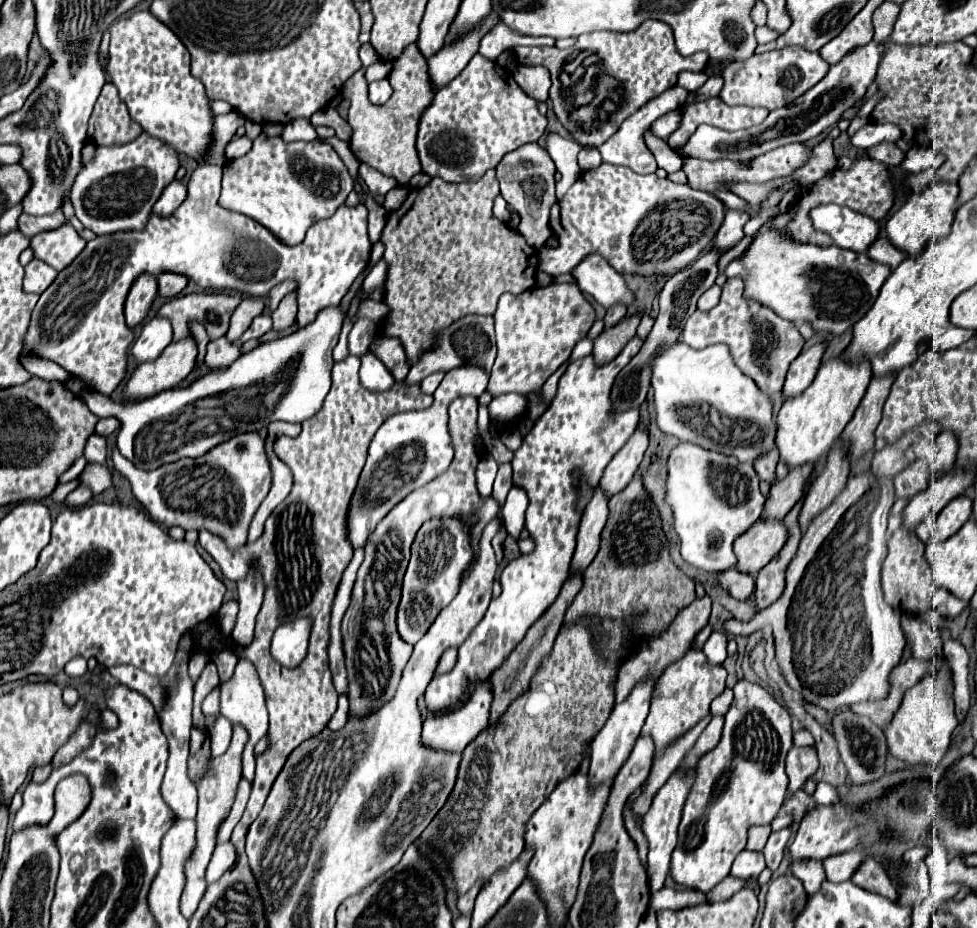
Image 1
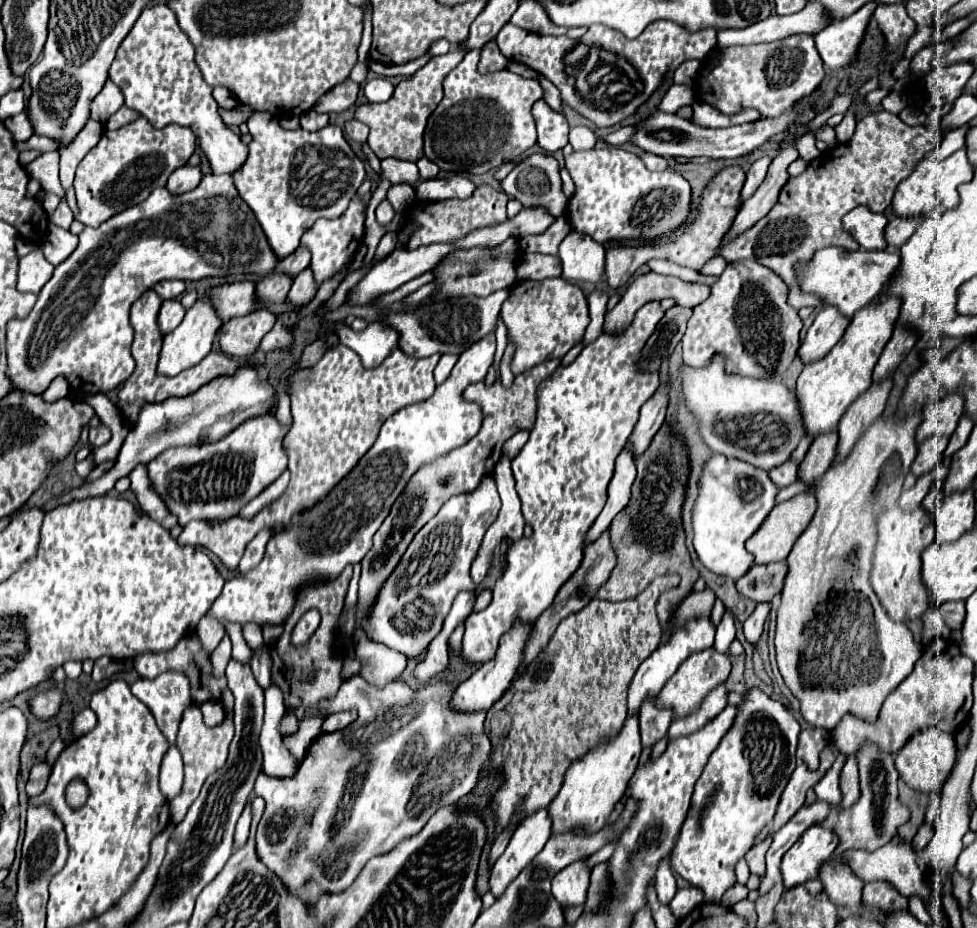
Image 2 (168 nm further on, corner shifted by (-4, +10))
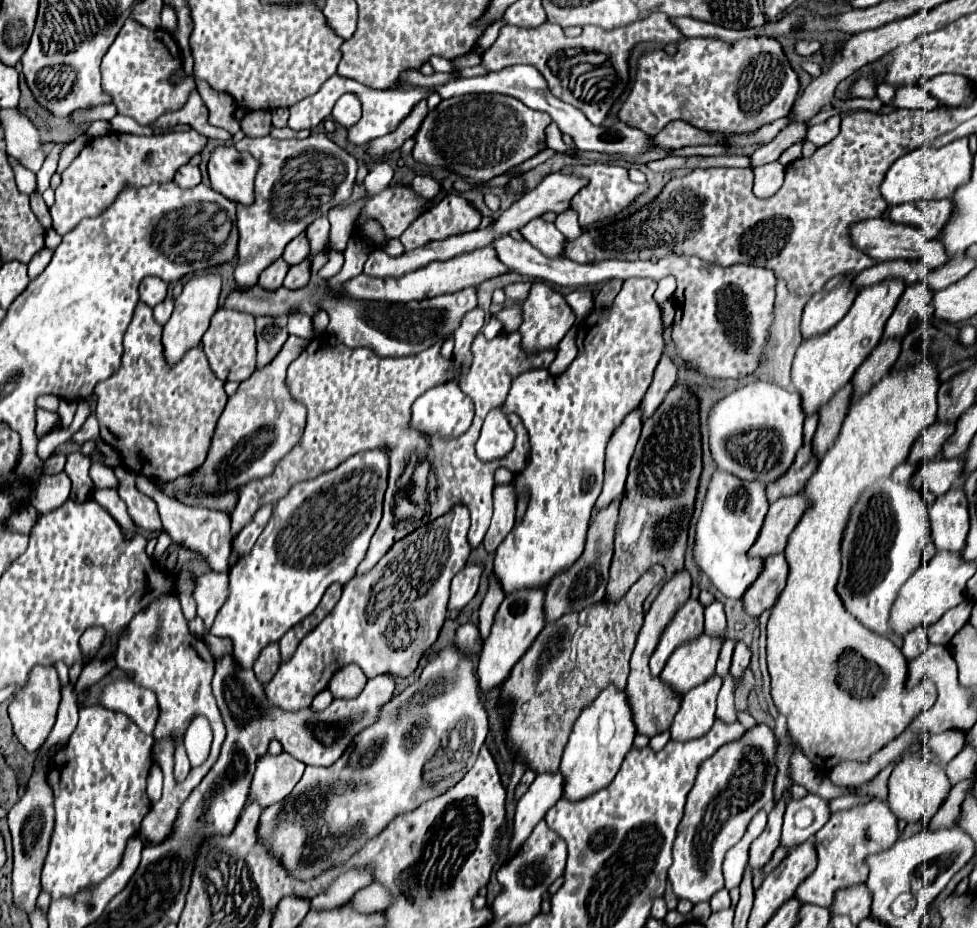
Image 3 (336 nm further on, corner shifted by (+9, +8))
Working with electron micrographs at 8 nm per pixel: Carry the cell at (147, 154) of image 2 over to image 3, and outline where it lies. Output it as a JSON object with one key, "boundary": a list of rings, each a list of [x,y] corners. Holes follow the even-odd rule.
{"boundary":[[[196,130],[188,132],[160,132],[152,136],[110,132],[90,140],[78,158],[62,172],[62,182],[56,188],[56,202],[50,208],[54,230],[58,234],[70,232],[84,218],[94,218],[104,212],[124,188],[142,188],[148,184],[166,184],[174,178],[176,170],[198,154],[206,144],[206,138]]]}

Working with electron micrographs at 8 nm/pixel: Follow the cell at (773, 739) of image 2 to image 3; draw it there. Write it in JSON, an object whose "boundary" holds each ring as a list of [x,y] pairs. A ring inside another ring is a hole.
{"boundary":[[[756,724],[754,728],[744,732],[742,740],[724,744],[722,748],[718,748],[718,752],[714,752],[714,756],[710,756],[708,760],[702,762],[696,782],[694,782],[694,788],[690,790],[688,800],[686,800],[684,816],[682,816],[678,836],[676,836],[674,848],[672,848],[674,862],[668,870],[668,880],[672,882],[672,890],[678,898],[686,898],[692,904],[698,904],[698,902],[710,900],[712,894],[716,894],[718,890],[724,888],[724,876],[722,876],[724,854],[742,838],[750,820],[762,808],[770,806],[774,800],[774,772],[776,772],[774,752],[776,752],[776,746],[778,746],[776,732],[768,724]]]}

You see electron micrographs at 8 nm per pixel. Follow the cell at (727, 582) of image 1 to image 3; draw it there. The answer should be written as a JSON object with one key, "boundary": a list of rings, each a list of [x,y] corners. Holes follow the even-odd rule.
{"boundary":[[[784,554],[764,558],[758,580],[754,580],[754,584],[746,590],[746,596],[742,596],[744,610],[754,618],[758,618],[764,610],[770,610],[786,584],[786,576],[788,564],[784,560]]]}

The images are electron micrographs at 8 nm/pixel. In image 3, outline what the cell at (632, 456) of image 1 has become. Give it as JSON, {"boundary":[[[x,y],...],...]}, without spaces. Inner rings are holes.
{"boundary":[[[662,356],[662,360],[654,370],[654,380],[638,406],[638,410],[642,412],[642,420],[648,420],[656,412],[656,408],[662,404],[664,396],[674,386],[674,382],[676,382],[676,366],[668,356]]]}

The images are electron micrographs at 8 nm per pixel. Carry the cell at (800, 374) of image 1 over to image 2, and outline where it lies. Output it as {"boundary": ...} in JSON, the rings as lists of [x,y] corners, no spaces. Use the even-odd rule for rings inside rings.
{"boundary":[[[823,306],[807,330],[803,346],[799,348],[803,362],[815,362],[815,358],[823,358],[841,340],[849,322],[851,320],[845,318],[835,306]]]}

